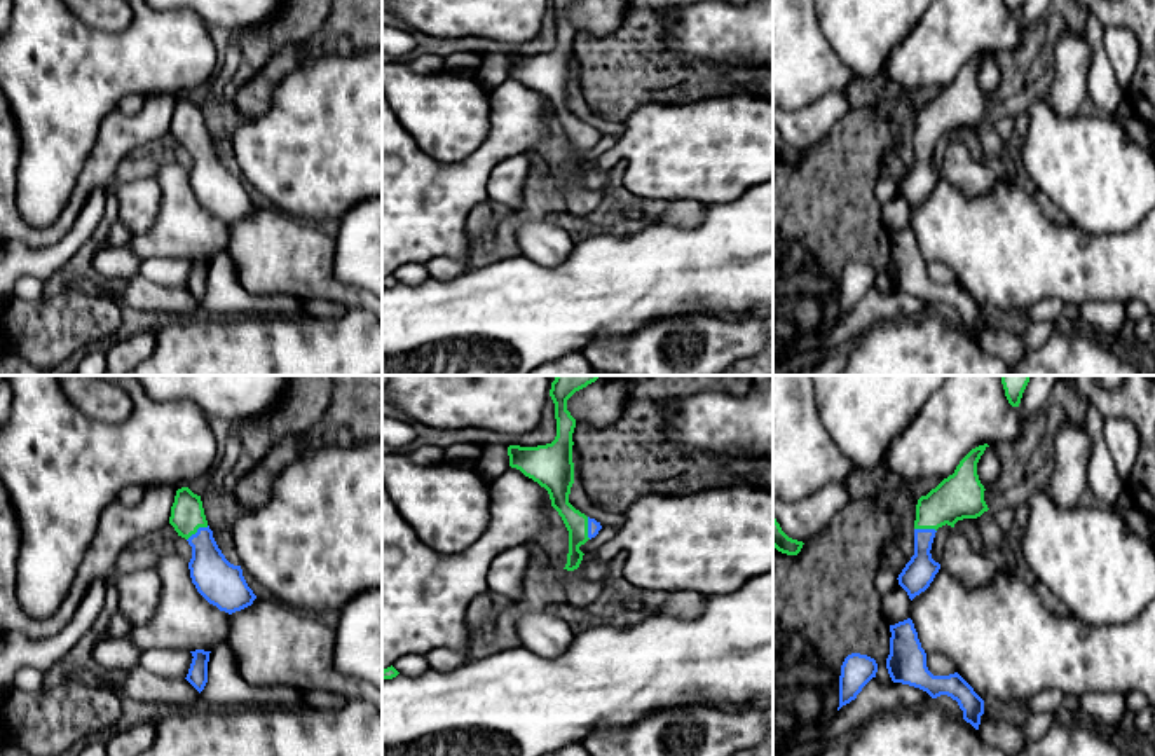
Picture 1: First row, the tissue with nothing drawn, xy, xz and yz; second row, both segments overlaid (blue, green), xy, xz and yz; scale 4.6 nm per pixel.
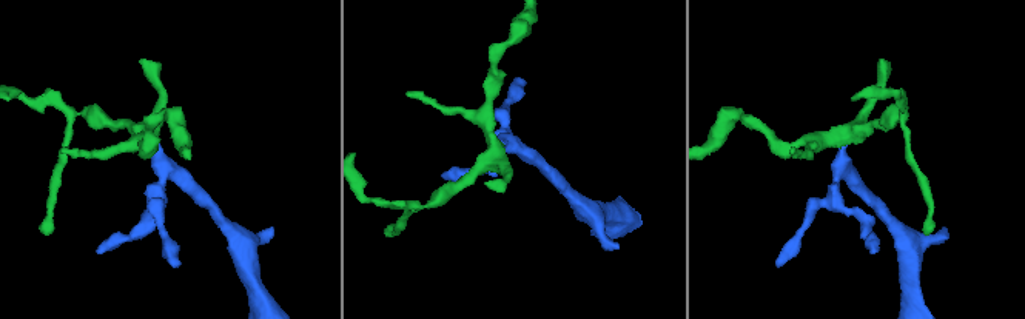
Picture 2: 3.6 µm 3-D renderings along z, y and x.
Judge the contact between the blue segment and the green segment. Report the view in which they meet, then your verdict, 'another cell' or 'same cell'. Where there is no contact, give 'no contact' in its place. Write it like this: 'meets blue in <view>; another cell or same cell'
meets blue in xy; same cell

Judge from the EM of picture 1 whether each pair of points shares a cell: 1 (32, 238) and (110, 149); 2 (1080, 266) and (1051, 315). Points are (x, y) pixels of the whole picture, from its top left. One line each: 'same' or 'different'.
1: same
2: different

